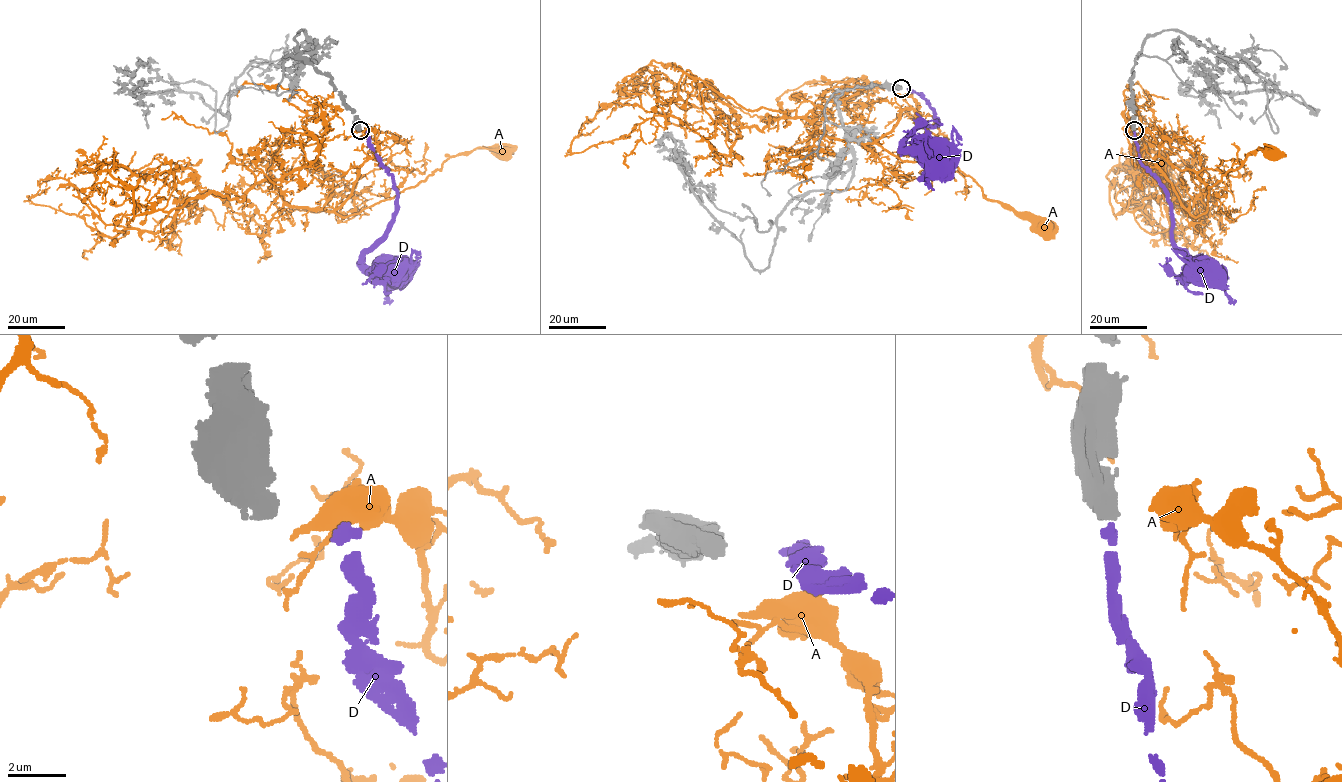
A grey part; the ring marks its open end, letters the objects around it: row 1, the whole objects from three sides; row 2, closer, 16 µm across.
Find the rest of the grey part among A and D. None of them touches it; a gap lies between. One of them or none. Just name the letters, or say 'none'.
D

